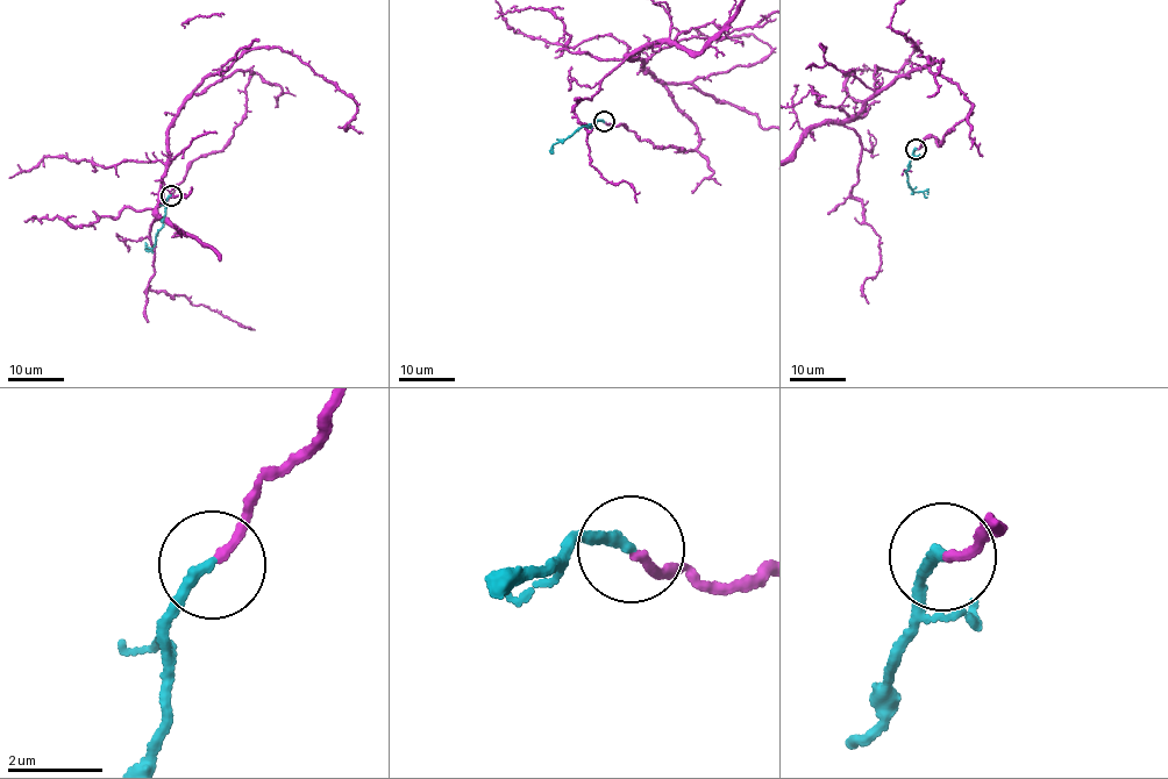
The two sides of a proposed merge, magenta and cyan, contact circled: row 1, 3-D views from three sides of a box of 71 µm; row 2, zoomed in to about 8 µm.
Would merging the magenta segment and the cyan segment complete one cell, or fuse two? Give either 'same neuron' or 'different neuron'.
same neuron

